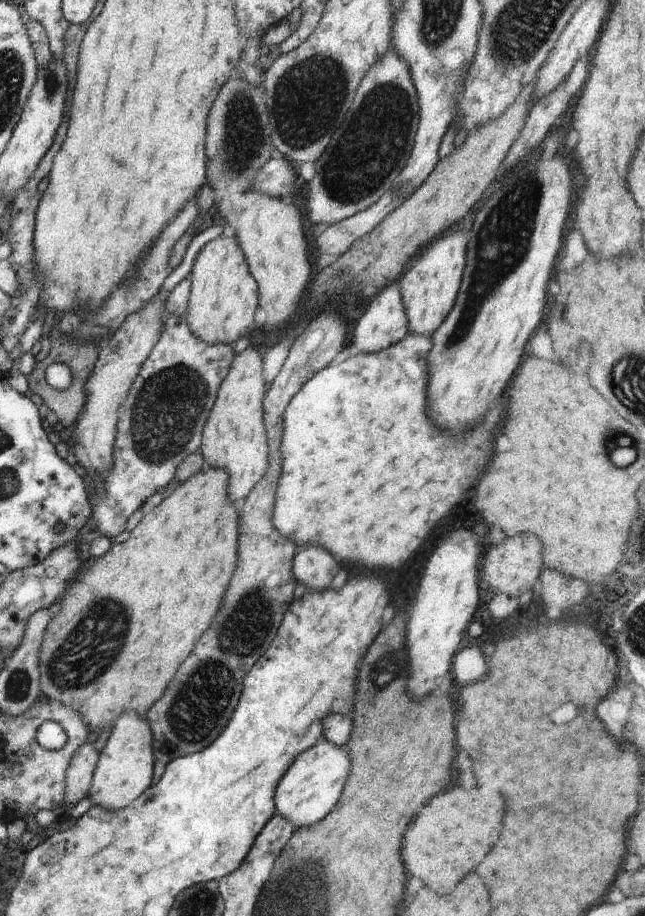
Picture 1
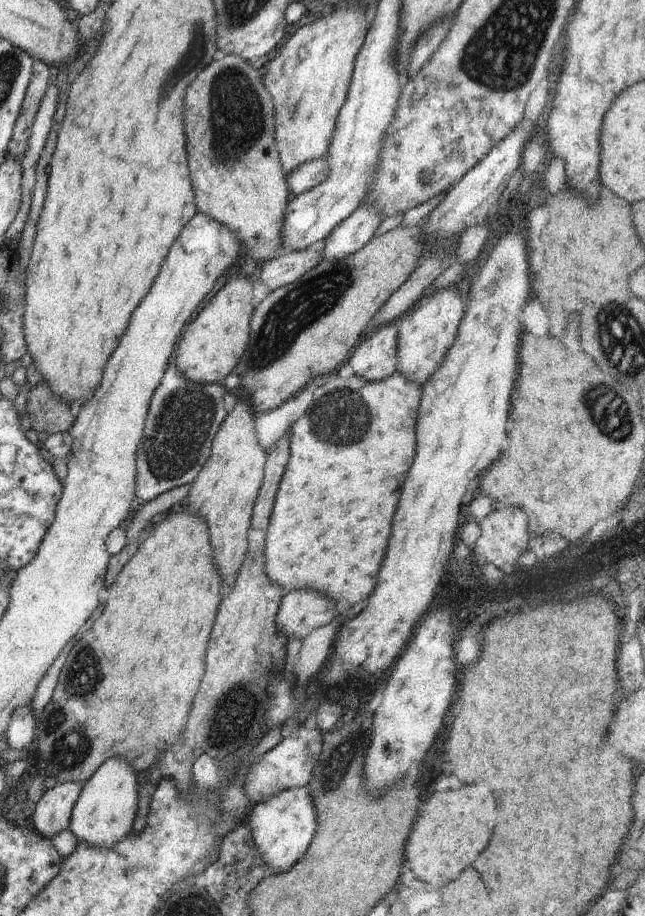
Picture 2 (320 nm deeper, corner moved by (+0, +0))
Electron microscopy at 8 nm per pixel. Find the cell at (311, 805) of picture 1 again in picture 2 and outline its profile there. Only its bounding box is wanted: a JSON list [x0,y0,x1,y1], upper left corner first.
[246,786,318,873]

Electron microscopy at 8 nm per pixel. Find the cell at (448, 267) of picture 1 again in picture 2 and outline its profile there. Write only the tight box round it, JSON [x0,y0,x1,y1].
[394,290,465,386]

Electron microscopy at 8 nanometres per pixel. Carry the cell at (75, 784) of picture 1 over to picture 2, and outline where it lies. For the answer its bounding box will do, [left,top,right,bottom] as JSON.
[32,782,84,839]

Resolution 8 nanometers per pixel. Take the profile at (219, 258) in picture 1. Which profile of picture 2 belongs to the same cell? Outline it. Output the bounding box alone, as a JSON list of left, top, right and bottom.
[174,268,257,382]

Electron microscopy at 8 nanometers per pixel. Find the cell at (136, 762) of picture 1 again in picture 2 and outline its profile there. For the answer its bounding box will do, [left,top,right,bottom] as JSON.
[69,756,138,848]

